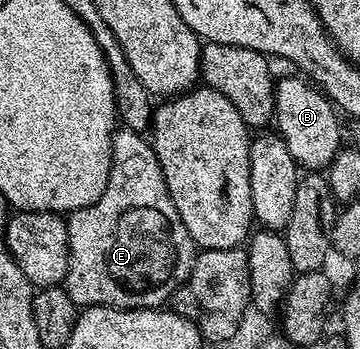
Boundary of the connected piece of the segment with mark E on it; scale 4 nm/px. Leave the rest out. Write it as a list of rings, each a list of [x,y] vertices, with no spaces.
[[[118,128],[114,131],[114,160],[110,164],[110,175],[108,176],[108,185],[104,188],[104,192],[100,196],[100,200],[96,200],[90,206],[85,206],[79,210],[73,211],[69,215],[66,223],[66,231],[68,232],[68,244],[70,245],[70,267],[66,273],[66,281],[64,288],[68,292],[68,296],[79,308],[88,306],[116,306],[127,310],[140,310],[143,308],[158,308],[163,304],[171,301],[172,295],[183,280],[190,274],[190,269],[194,266],[196,257],[196,247],[194,242],[188,236],[188,228],[184,228],[184,224],[180,220],[180,212],[176,212],[176,204],[172,204],[172,196],[168,192],[168,184],[164,180],[164,172],[158,163],[158,157],[154,151],[153,145],[149,141],[146,142],[141,133],[136,130],[127,130]]]

